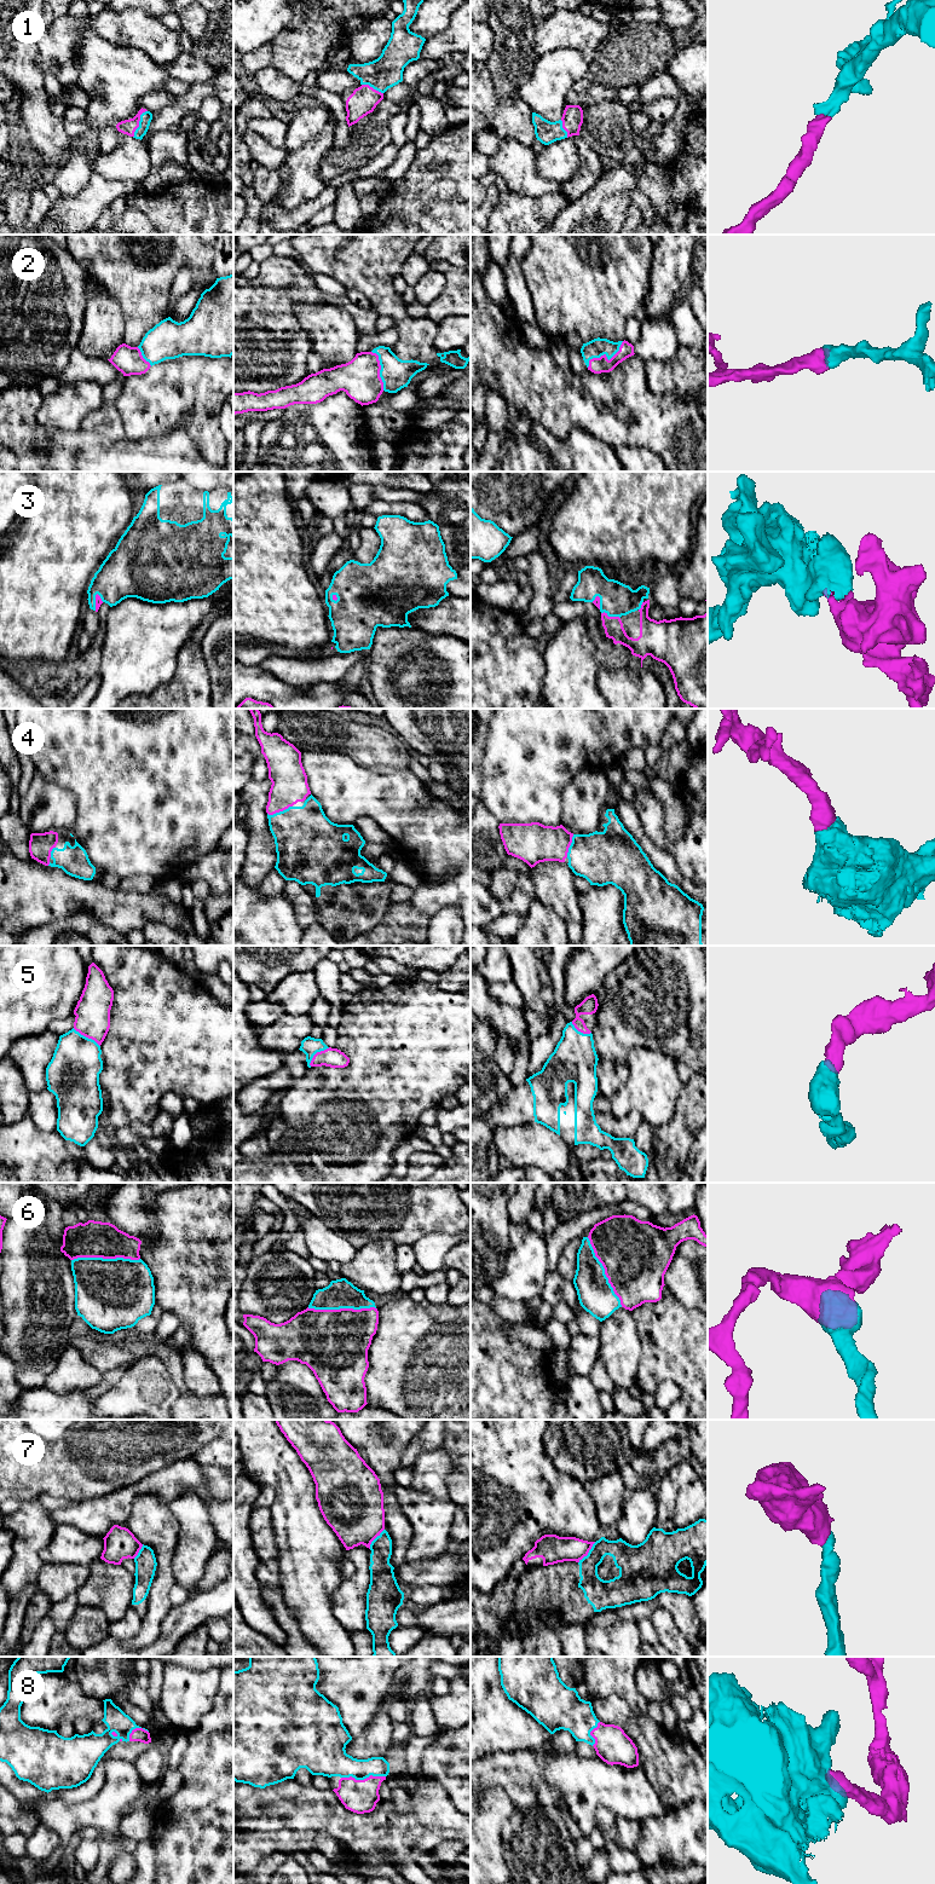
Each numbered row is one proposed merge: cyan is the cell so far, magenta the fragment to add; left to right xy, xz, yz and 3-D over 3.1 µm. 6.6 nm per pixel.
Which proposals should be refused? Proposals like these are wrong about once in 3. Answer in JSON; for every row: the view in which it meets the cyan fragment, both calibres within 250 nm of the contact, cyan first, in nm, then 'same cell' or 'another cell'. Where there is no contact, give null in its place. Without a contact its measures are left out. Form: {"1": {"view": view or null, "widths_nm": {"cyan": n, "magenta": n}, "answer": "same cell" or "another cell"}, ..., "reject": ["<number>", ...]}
{"1": {"view": "xy", "widths_nm": {"cyan": 80, "magenta": 100}, "answer": "same cell"}, "2": {"view": "yz", "widths_nm": {"cyan": 120, "magenta": 110}, "answer": "same cell"}, "3": {"view": "yz", "widths_nm": {"cyan": 220, "magenta": 130}, "answer": "same cell"}, "4": {"view": "xz", "widths_nm": {"cyan": 400, "magenta": 240}, "answer": "same cell"}, "5": {"view": "xy", "widths_nm": {"cyan": 340, "magenta": 220}, "answer": "same cell"}, "6": {"view": "yz", "widths_nm": {"cyan": 240, "magenta": 460}, "answer": "same cell"}, "7": {"view": "yz", "widths_nm": {"cyan": 170, "magenta": 190}, "answer": "another cell"}, "8": {"view": "xz", "widths_nm": {"cyan": 220, "magenta": 220}, "answer": "same cell"}, "reject": ["7"]}

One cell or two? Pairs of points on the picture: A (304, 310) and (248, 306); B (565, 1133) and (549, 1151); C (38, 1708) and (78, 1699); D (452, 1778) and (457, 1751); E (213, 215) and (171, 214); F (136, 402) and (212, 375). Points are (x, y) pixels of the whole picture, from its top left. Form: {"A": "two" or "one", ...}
{"A": "two", "B": "two", "C": "one", "D": "one", "E": "one", "F": "one"}

